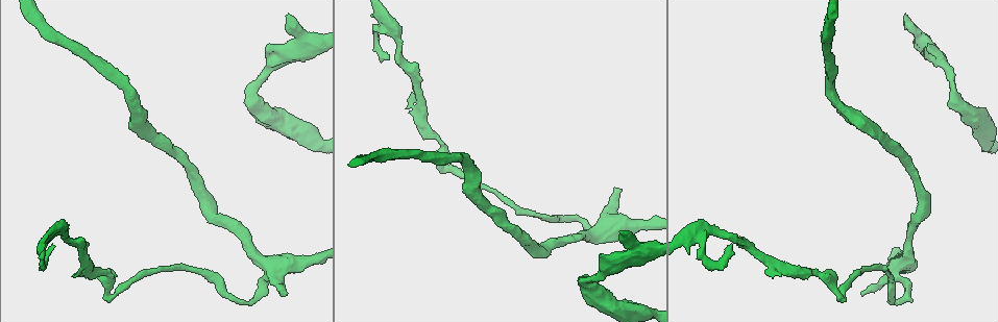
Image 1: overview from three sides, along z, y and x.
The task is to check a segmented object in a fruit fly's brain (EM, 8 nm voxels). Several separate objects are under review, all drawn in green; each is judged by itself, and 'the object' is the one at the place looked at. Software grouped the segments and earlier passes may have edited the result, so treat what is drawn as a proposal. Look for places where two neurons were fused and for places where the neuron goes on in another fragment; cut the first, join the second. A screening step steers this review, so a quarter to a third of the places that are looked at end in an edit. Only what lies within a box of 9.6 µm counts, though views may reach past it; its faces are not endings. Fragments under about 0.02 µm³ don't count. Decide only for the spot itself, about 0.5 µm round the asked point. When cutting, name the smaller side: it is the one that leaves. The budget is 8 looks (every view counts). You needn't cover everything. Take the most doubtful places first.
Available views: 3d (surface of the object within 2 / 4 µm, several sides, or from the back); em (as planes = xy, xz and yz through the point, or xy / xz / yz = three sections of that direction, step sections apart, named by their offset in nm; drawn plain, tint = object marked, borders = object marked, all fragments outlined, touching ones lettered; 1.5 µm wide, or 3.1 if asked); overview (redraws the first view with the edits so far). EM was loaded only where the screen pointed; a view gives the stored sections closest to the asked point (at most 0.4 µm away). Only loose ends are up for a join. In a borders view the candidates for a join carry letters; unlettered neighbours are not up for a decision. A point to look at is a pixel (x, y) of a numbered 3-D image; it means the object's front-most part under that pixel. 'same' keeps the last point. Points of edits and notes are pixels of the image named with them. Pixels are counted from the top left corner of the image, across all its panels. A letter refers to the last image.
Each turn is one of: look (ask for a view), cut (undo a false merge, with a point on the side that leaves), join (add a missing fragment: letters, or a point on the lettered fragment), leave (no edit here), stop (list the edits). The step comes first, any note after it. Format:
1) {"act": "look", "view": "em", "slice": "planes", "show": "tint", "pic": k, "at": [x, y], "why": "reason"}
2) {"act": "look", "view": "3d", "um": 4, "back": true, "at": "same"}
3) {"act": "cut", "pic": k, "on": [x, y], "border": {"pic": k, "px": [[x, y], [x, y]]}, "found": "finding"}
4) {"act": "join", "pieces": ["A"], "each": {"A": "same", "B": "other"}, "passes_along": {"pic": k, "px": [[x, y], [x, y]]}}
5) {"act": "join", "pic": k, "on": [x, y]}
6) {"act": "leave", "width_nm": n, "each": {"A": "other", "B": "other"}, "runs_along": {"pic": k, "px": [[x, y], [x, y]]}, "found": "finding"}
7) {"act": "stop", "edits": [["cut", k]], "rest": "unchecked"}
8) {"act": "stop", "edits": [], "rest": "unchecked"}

{"act": "look", "view": "3d", "um": 4, "pic": 1, "at": [838, 296], "why": "abrupt turn"}

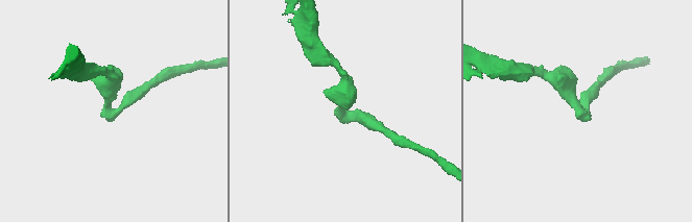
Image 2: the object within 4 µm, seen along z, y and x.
{"act": "look", "view": "em", "slice": "planes", "show": "tint", "pic": 2, "at": [580, 109]}

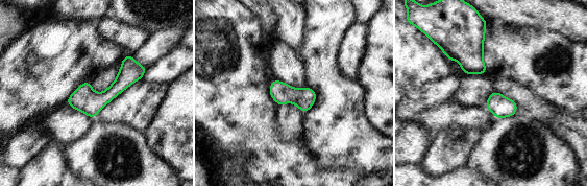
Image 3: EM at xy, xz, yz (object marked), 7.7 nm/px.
{"act": "look", "view": "em", "slice": "planes", "show": "borders", "at": "same", "why": "what lies round it"}

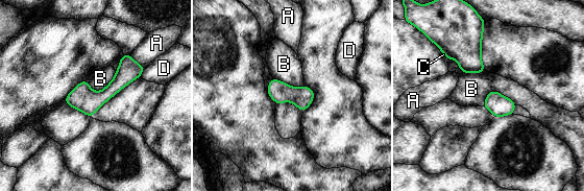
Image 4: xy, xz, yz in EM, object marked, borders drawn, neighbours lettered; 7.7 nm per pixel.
{"act": "leave", "each": {"A": "other", "B": "other", "C": "other", "D": "other"}, "border": {"pic": 4, "px": [[516, 104], [491, 90], [482, 105]]}, "found": "all the same neuron"}

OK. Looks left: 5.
{"act": "look", "view": "3d", "um": 2, "pic": 1, "at": [287, 18], "why": "free end"}

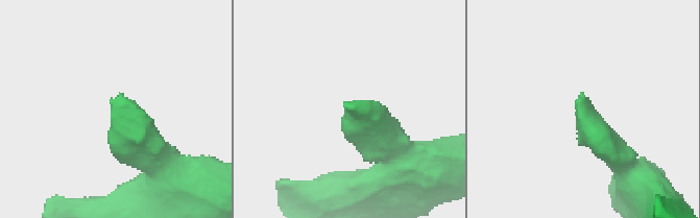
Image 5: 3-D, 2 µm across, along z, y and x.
{"act": "look", "view": "em", "slice": "xy", "step": 8, "show": "tint", "pic": 5, "at": [113, 105], "why": "need the tissue"}

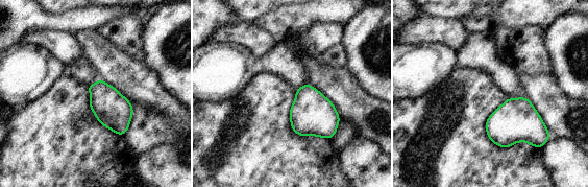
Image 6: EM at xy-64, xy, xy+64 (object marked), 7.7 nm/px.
{"act": "look", "view": "em", "slice": "xz", "step": 4, "show": "borders", "at": "same"}

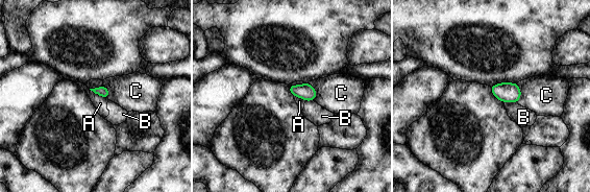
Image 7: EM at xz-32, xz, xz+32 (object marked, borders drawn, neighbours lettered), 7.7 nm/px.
{"act": "leave", "each": {"A": "other", "B": "other", "C": "other"}, "border": {"pic": 7, "px": [[89, 89], [107, 99]]}, "found": "none of them fits"}

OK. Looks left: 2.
{"act": "look", "view": "em", "slice": "planes", "show": "tint", "pic": 1, "at": [620, 190], "why": "free end"}

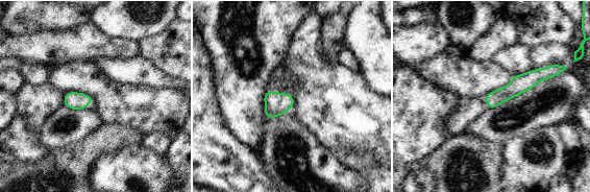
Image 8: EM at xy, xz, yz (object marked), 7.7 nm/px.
{"act": "look", "view": "em", "slice": "planes", "show": "borders", "at": "same", "why": "see the neighbours"}

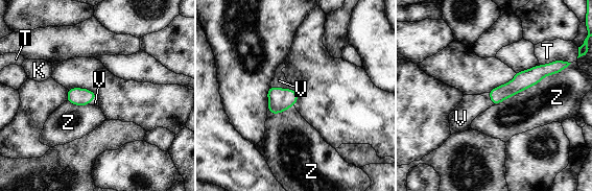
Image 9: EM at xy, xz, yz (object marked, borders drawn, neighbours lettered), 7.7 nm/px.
{"act": "join", "pieces": ["V"], "longest_contact_nm": ["Z", 600], "each": {"K": "other", "T": "other", "V": "same", "Z": "other"}, "passes_along": {"pic": 9, "px": [[280, 99], [283, 89], [279, 80]]}, "found": "it goes on there"}

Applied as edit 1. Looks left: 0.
{"act": "stop", "edits": [["join", 9]], "rest": "unchecked"}

